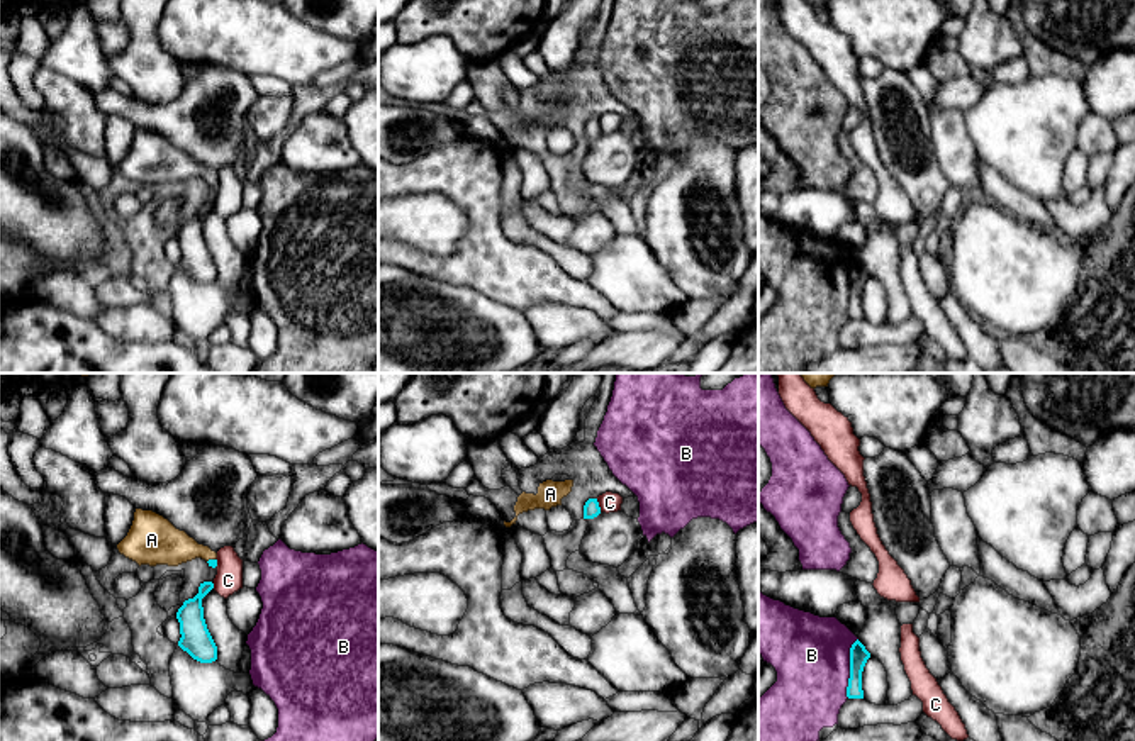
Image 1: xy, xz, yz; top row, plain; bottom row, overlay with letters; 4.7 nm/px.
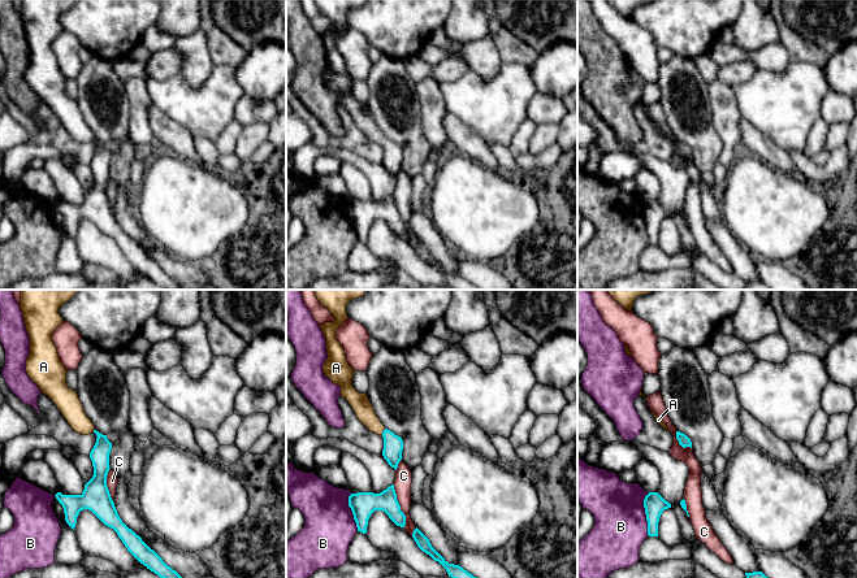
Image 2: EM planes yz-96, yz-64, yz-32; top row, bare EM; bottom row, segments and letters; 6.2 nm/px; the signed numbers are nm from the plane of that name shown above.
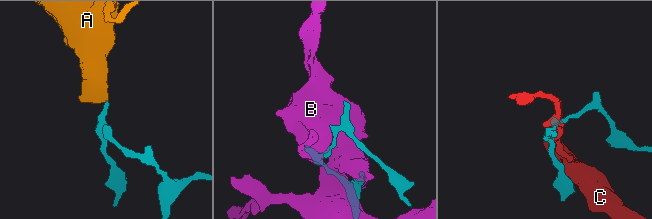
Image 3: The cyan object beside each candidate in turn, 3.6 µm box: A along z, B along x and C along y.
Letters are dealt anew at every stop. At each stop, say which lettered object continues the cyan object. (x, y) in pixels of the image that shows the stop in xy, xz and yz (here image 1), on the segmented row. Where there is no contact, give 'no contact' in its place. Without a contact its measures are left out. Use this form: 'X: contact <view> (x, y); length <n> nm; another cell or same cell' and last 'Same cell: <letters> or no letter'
A: contact xy (211, 560); length 40 nm; same cell
B: contact yz (850, 668); length 300 nm; another cell
C: contact xz (598, 506); length 70 nm; another cell
Same cell: A

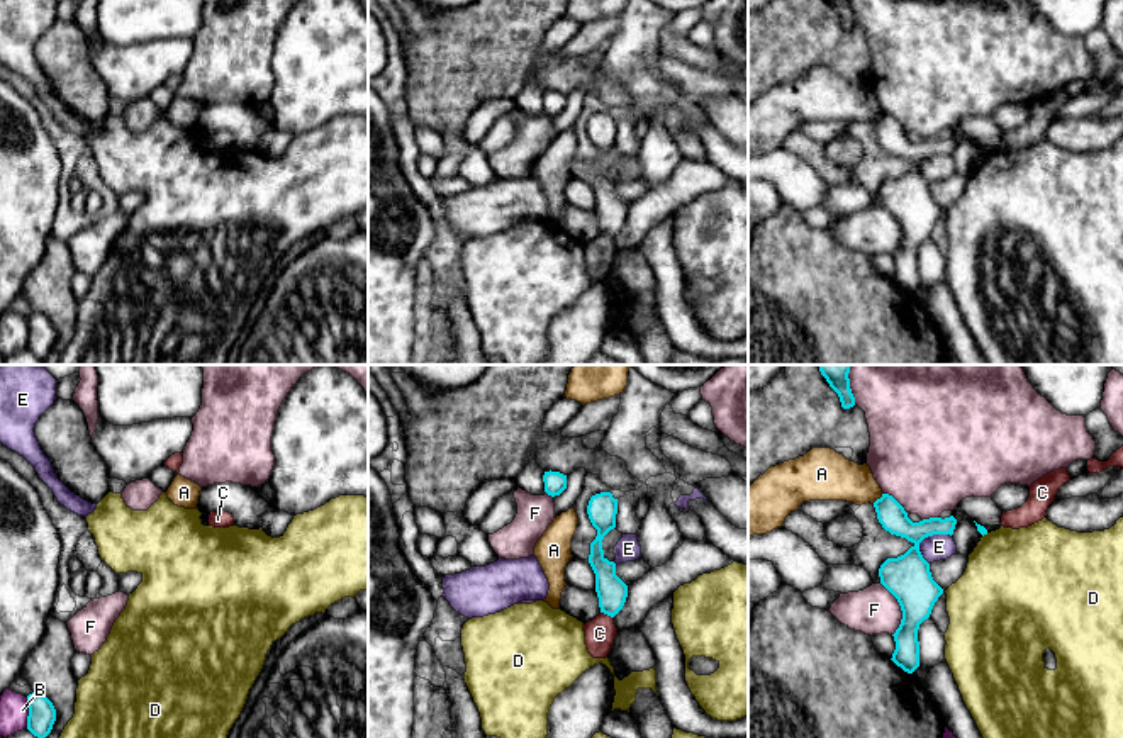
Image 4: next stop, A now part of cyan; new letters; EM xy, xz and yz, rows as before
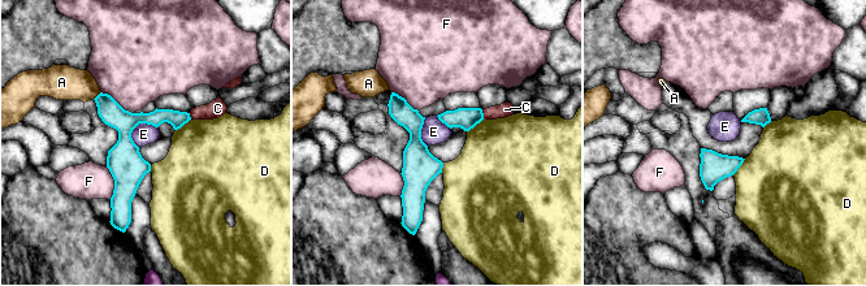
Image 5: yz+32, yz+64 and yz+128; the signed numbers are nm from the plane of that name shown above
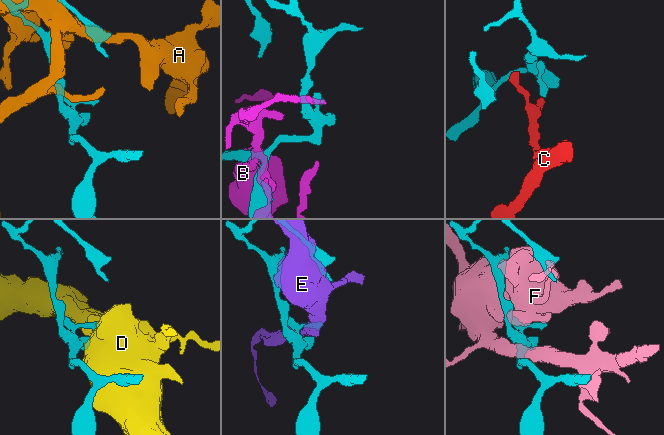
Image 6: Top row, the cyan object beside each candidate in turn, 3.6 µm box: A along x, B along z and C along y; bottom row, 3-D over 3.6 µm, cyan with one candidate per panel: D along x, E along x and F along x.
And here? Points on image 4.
A: contact yz (877, 499); length 80 nm; another cell
B: contact xy (29, 713); length 140 nm; another cell
C: contact xz (608, 614); length 70 nm; another cell
D: contact yz (984, 533); length 40 nm; another cell
E: contact yz (928, 535); length 180 nm; another cell
F: contact yz (901, 609); length 260 nm; another cell
Same cell: no letter

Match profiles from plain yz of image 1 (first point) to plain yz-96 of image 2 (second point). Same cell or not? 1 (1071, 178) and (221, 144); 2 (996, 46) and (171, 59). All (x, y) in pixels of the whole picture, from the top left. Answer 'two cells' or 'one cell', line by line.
1: one cell
2: two cells

